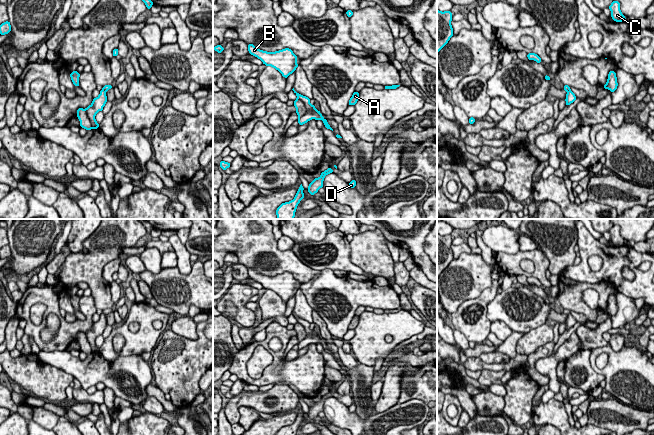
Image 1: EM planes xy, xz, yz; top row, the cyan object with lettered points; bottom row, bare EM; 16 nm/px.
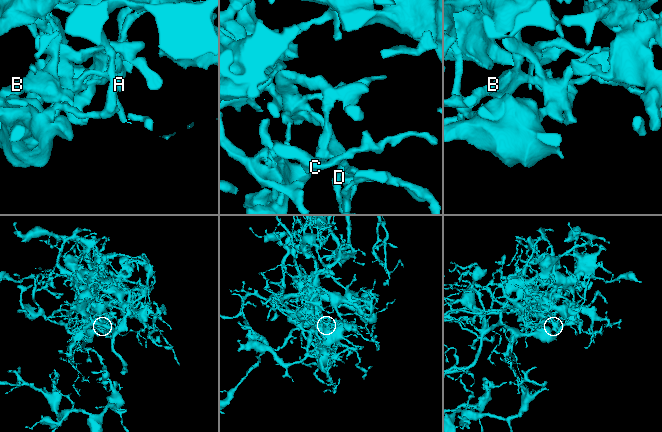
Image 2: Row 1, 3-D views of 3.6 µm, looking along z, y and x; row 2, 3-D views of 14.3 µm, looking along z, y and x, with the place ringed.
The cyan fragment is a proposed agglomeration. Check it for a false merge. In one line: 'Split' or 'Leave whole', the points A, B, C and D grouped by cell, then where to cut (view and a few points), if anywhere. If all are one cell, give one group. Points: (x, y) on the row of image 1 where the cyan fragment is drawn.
Split. Groups: A / B C D. Split along xz (297, 97), (306, 109), (306, 112), (299, 118)

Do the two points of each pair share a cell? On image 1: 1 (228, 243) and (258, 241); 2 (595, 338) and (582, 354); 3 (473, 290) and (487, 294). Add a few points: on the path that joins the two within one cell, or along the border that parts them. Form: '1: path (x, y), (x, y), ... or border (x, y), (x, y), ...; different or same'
1: path (235, 242), (251, 242); same
2: border (582, 348), (590, 349); different
3: border (493, 279), (478, 296), (461, 303); different

